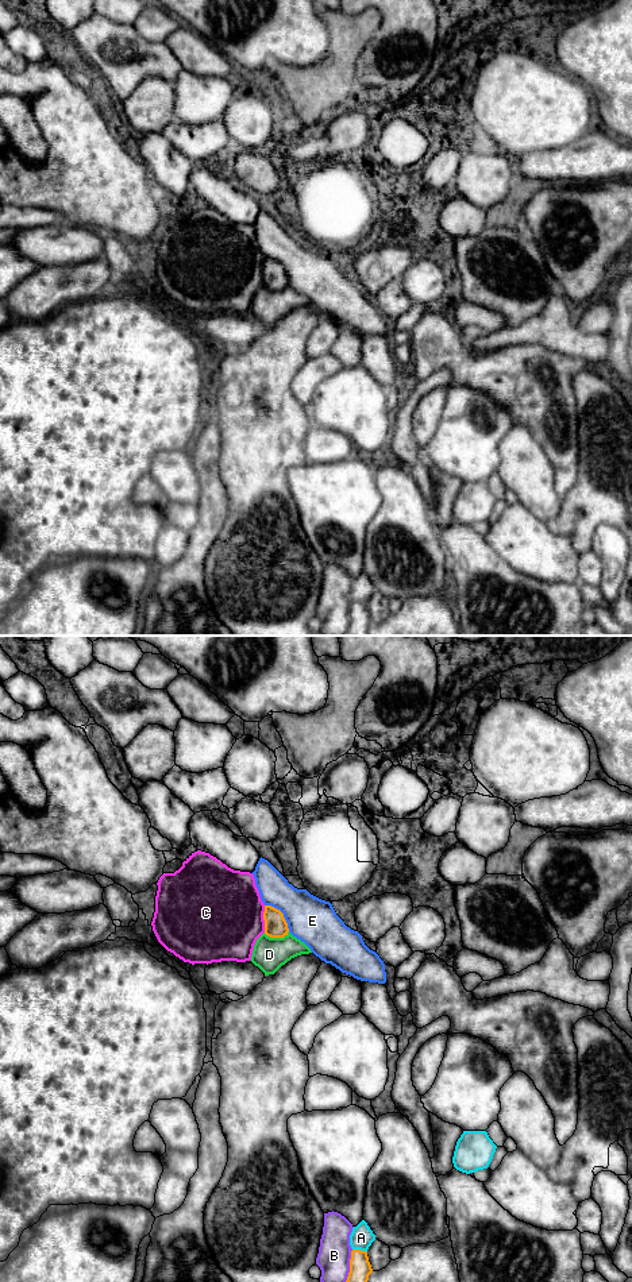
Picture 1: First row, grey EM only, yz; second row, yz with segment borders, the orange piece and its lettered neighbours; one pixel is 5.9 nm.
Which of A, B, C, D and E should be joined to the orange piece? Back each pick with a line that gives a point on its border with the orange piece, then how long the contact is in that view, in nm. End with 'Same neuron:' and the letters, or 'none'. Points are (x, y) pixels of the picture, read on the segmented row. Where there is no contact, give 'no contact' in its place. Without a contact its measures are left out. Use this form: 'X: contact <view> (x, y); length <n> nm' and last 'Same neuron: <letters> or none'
Same neuron: none

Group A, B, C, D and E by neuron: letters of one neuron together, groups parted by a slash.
A / B / C D / E

